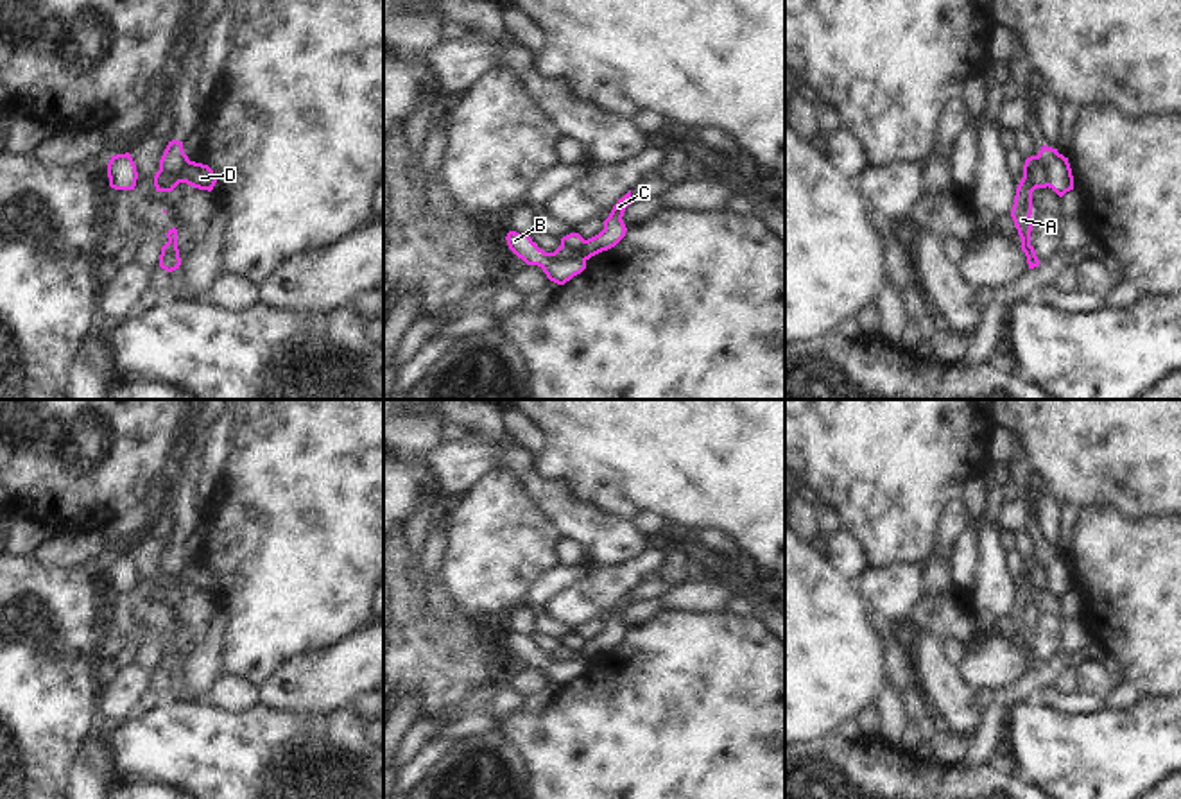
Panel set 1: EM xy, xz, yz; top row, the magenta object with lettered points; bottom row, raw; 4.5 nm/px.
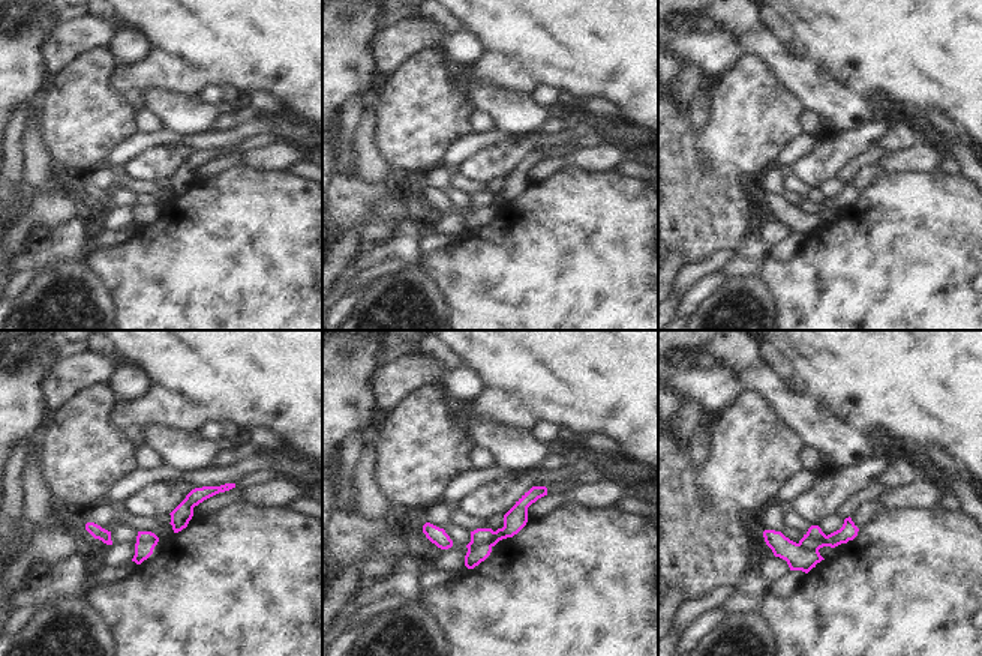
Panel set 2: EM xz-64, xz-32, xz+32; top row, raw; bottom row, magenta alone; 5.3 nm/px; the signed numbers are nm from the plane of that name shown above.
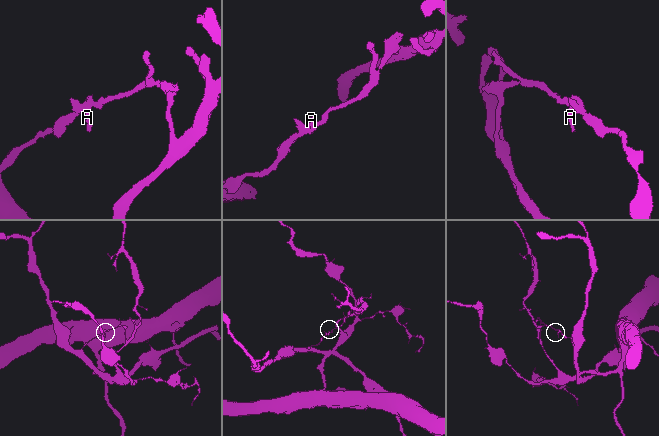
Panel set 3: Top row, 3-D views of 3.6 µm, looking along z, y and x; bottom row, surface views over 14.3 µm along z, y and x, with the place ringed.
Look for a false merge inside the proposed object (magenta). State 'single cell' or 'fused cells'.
fused cells

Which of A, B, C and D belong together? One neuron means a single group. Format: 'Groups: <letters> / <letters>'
Groups: A B / C D.

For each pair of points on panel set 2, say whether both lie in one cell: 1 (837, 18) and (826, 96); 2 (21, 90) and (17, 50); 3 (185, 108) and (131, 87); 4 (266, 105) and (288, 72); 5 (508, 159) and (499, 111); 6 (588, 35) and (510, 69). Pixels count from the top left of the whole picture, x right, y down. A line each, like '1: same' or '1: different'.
1: different
2: same
3: different
4: different
5: different
6: different

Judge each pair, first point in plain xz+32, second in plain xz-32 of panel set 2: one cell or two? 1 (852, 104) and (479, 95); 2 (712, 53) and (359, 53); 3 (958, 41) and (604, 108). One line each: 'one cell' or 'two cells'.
1: one cell
2: two cells
3: two cells

